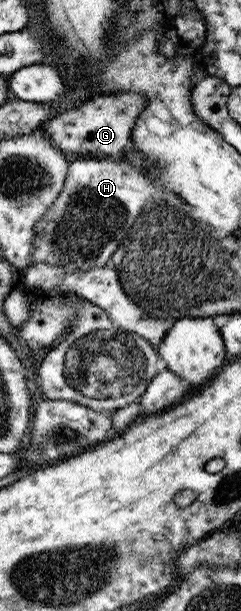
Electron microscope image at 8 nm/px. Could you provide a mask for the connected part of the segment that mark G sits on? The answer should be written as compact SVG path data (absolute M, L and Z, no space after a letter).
M100 94L79 107L64 110L48 119L40 126L40 130L53 147L61 150L69 160L84 156L116 161L123 158L123 150L130 148L128 140L131 139L131 128L146 105L147 98L143 94Z

